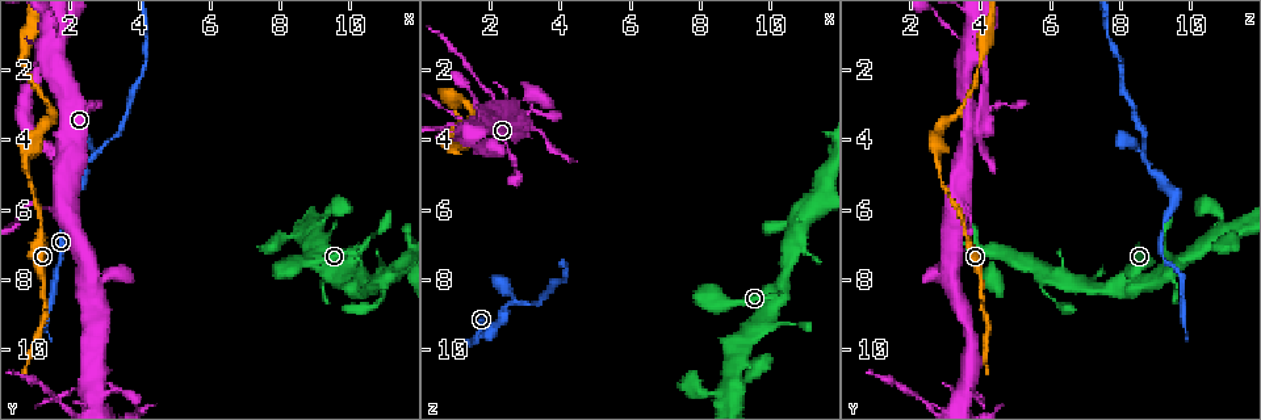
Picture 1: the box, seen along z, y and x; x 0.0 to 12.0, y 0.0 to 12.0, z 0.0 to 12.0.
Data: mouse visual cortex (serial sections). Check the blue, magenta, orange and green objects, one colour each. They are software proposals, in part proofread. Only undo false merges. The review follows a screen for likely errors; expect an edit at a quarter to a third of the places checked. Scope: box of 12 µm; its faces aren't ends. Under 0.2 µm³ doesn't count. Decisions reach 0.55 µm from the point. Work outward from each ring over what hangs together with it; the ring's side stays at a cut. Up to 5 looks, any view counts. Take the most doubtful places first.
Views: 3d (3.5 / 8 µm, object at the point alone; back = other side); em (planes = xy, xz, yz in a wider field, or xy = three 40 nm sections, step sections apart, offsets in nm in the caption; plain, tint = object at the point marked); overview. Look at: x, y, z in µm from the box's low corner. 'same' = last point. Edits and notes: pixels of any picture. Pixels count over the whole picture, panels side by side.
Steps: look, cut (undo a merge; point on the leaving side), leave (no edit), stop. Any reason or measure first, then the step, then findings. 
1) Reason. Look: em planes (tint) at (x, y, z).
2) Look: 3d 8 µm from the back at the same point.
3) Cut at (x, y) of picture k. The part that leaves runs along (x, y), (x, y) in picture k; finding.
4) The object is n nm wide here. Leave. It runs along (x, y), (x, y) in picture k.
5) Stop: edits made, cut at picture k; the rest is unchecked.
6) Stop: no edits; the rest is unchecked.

Sharp bend. Look: 3d 3.5 µm at (1.3, 1.6, 3.7).

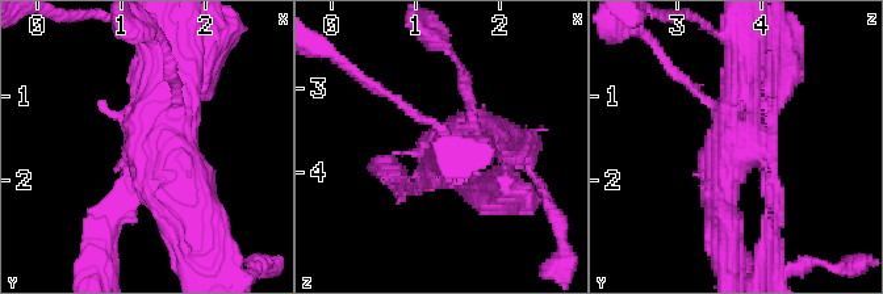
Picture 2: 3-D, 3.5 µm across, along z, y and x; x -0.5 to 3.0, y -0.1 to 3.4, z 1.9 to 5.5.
Cut at (505, 189) of picture 2. The part that leaves runs along (435, 173), (422, 184), (394, 177) in picture 2; a second cell is stuck on.

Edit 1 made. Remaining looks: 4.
Look: 3d 8 µm from the back at (2.4, 5.2, 9.2).

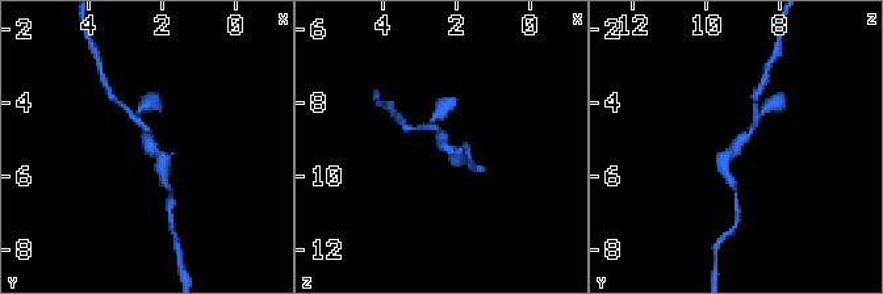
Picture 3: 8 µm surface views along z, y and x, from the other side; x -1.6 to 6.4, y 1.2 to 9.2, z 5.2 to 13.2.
Shape alone is not enough. Look: em xy step 3 (tint) at (2.4, 5.2, 9.2).

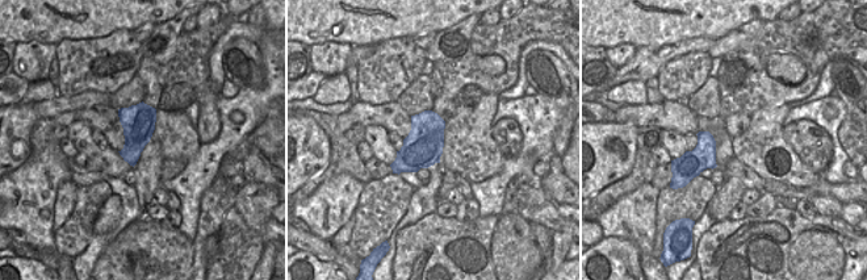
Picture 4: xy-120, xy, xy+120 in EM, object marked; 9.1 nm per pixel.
Leave. It runs along (163, 173), (160, 155), (133, 117) in picture 3; one cell here.

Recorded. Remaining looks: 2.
Stop: edits made, cut at picture 2; the rest is unchecked.

